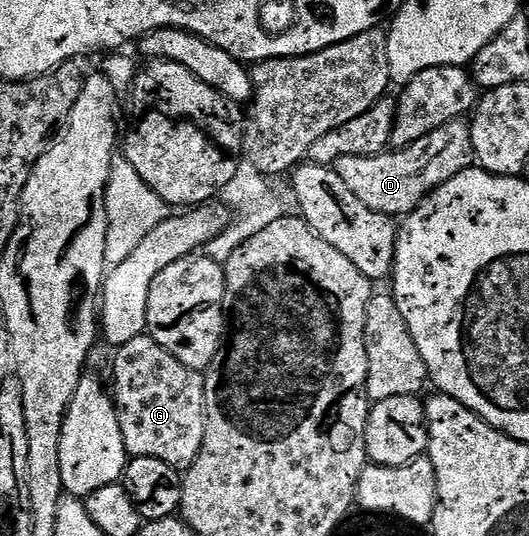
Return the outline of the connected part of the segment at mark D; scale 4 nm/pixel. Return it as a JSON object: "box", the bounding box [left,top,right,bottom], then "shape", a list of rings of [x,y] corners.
{"box":[335,118,474,218],"shape":[[[465,118],[452,120],[406,148],[386,150],[377,156],[339,158],[335,171],[339,178],[343,178],[347,190],[351,190],[351,194],[355,194],[363,206],[371,206],[371,210],[384,216],[404,218],[415,211],[436,188],[443,186],[443,182],[474,167],[469,125],[470,121]]]}

